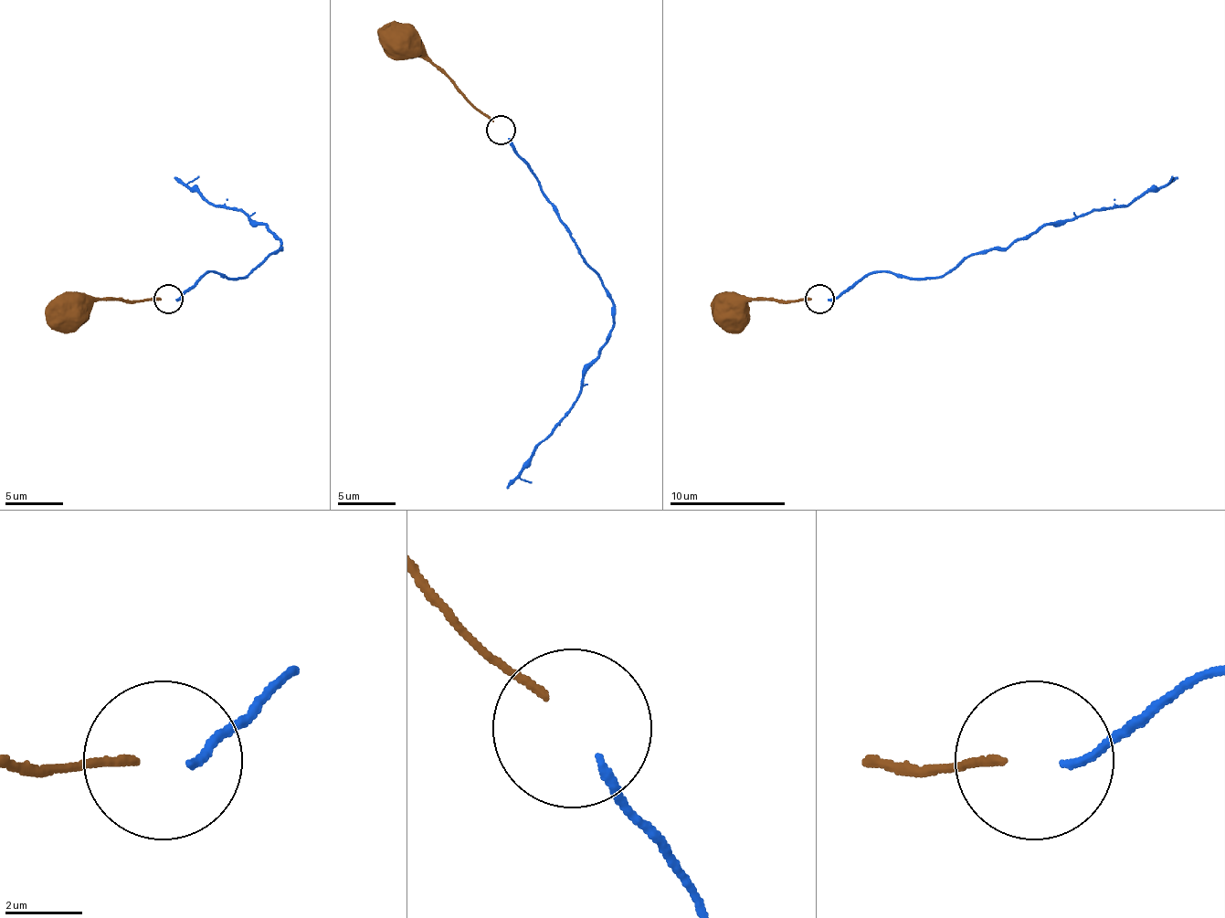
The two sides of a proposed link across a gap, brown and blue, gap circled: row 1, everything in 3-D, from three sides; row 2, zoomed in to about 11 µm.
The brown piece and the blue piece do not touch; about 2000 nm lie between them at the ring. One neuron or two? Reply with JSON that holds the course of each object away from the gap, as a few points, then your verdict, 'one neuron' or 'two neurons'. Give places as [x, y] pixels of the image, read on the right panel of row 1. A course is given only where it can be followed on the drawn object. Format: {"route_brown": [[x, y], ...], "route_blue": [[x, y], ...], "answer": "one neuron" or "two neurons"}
{"route_brown": [[811, 298], [744, 300], [730, 315]], "route_blue": [[828, 298], [839, 298], [871, 272], [945, 278], [973, 255], [1008, 248], [1045, 226], [1124, 208], [1178, 176]], "answer": "one neuron"}

